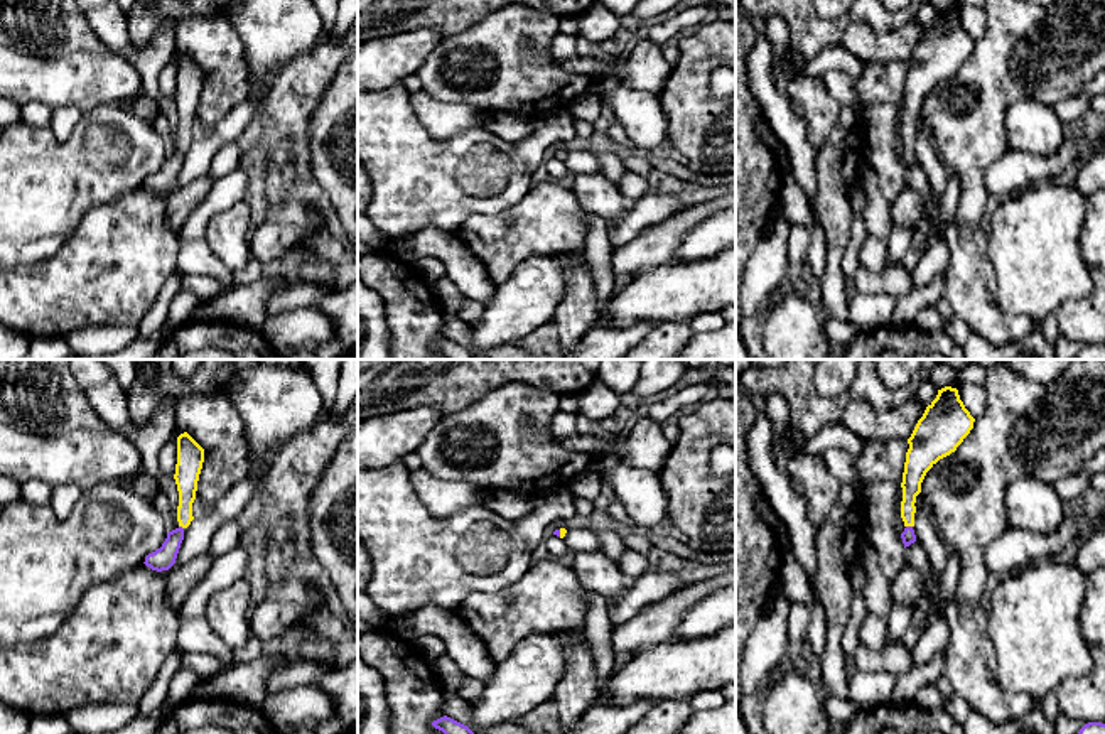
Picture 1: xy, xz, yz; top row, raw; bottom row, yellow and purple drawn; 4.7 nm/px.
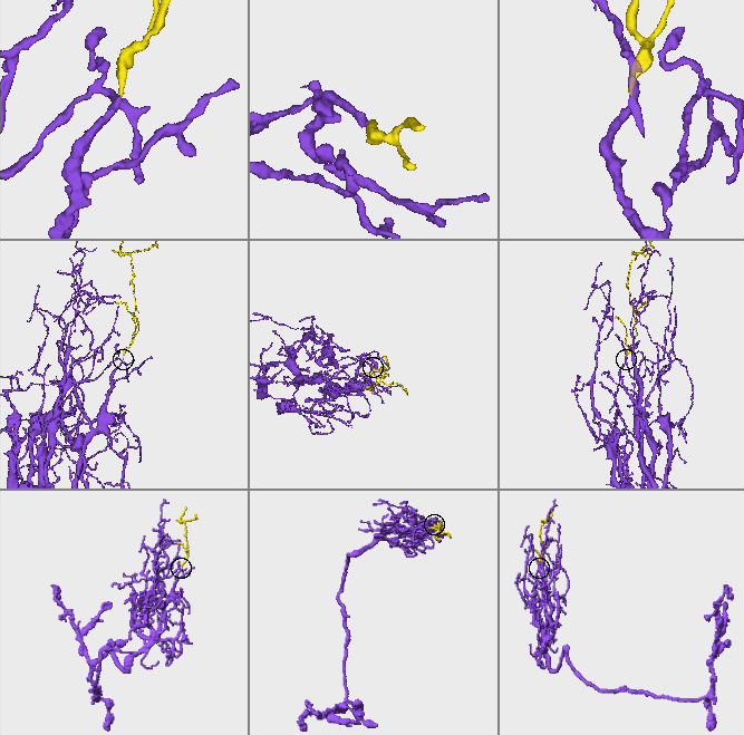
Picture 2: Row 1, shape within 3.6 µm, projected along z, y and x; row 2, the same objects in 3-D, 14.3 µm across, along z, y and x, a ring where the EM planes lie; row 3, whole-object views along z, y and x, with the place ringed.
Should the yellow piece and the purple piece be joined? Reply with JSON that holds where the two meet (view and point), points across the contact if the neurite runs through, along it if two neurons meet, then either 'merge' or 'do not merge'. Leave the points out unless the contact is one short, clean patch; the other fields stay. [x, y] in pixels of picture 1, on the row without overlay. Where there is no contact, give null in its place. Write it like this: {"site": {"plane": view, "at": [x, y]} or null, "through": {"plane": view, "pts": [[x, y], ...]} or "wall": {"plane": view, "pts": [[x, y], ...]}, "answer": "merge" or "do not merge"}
{"site": {"plane": "yz", "at": [910, 147]}, "through": {"plane": "yz", "pts": [[915, 95], [908, 122], [910, 147], [908, 157]]}, "answer": "merge"}

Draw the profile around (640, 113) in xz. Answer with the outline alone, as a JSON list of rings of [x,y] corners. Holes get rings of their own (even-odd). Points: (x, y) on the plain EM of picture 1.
[[[612,83],[599,93],[636,148],[650,150],[668,138],[668,120],[658,93],[638,91],[624,83]]]

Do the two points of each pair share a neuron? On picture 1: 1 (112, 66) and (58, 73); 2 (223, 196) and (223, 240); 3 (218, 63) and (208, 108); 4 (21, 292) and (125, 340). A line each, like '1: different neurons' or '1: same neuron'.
1: same neuron
2: different neurons
3: same neuron
4: different neurons

